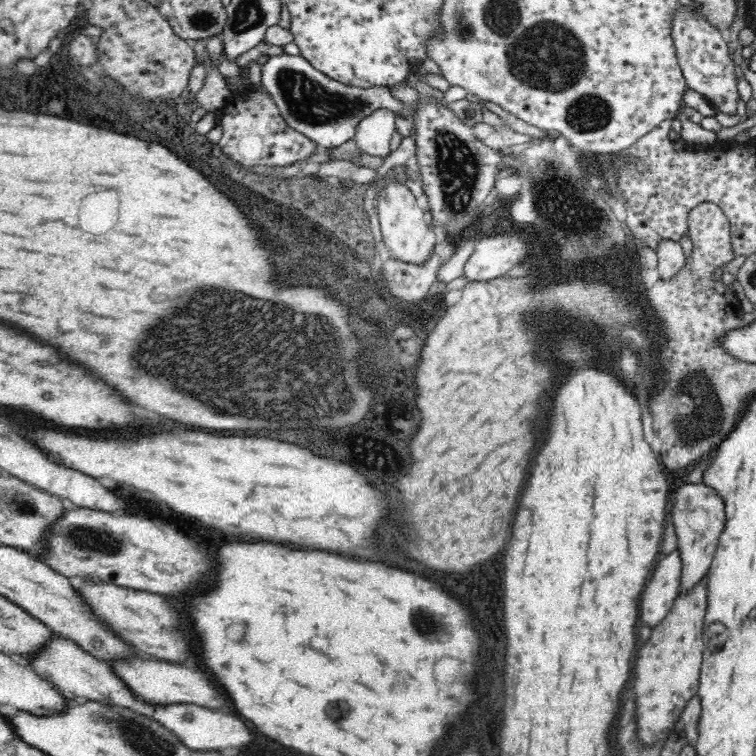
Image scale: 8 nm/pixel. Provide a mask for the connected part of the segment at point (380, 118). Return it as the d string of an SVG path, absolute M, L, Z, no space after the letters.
M378 108L356 126L358 148L366 154L384 157L391 153L390 140L394 134L394 118L397 114L389 108Z

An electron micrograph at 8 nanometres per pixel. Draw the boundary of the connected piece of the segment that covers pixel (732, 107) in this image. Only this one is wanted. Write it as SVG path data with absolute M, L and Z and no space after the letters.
M680 3L678 6L676 12L672 14L672 40L678 65L688 88L703 94L718 113L734 114L738 108L739 91L734 61L726 43L726 34L694 8Z

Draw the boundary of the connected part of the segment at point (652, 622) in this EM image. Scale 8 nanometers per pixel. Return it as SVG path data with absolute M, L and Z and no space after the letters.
M677 550L658 562L639 598L642 626L652 629L666 618L678 597L681 570L682 561Z

